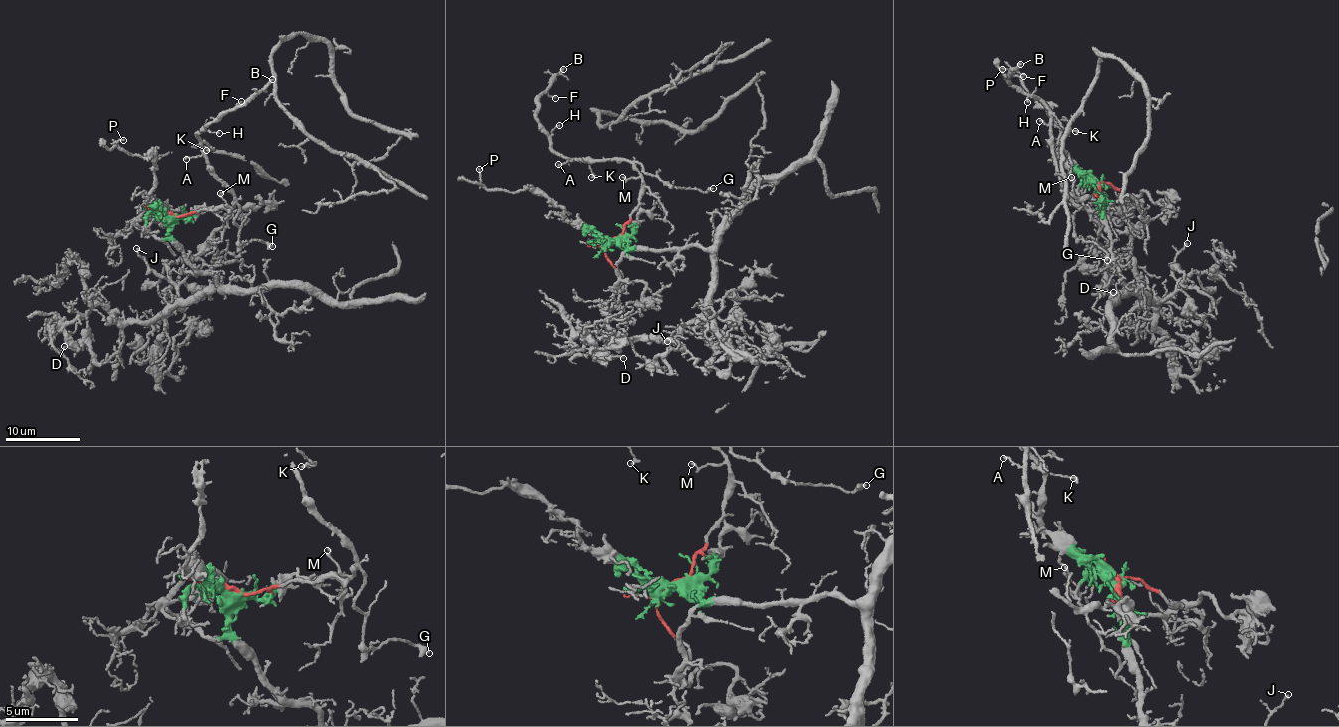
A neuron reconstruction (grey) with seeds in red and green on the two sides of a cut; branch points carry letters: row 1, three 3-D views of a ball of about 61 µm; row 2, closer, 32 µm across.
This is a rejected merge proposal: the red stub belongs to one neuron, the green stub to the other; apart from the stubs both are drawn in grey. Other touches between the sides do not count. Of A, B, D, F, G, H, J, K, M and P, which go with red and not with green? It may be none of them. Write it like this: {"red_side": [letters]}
{"red_side": ["A", "B", "F", "G", "H", "K", "M"]}

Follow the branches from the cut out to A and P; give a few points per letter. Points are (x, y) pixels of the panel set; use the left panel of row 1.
A: (165, 212), (182, 216), (227, 210), (234, 203), (234, 191), (209, 161), (201, 154), (185, 159)
P: (166, 212), (157, 211), (147, 200), (155, 165), (147, 155), (132, 156), (116, 146), (123, 140)

